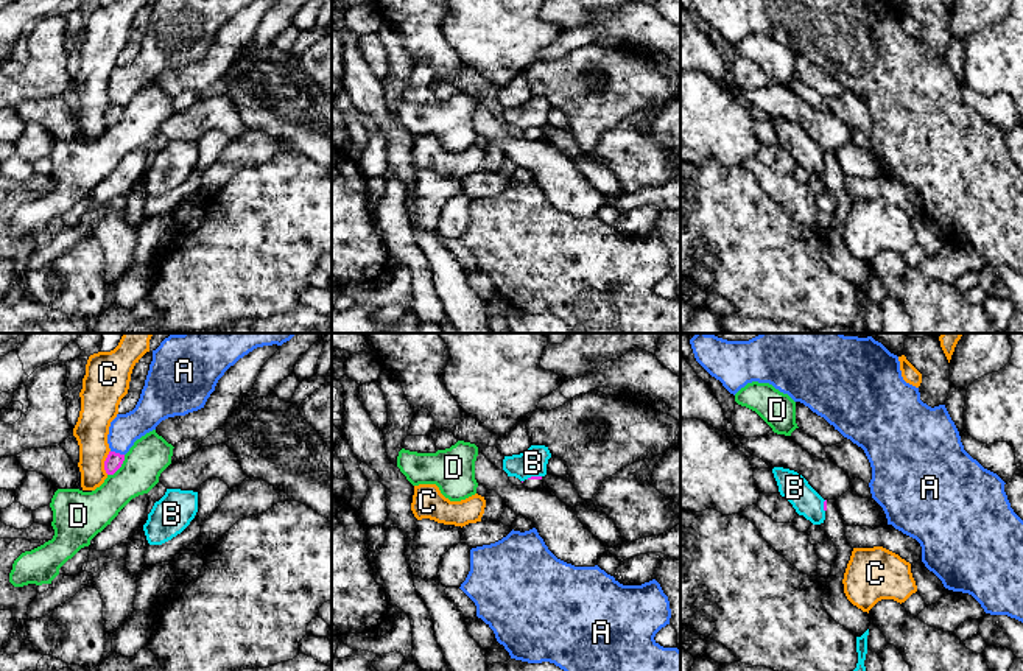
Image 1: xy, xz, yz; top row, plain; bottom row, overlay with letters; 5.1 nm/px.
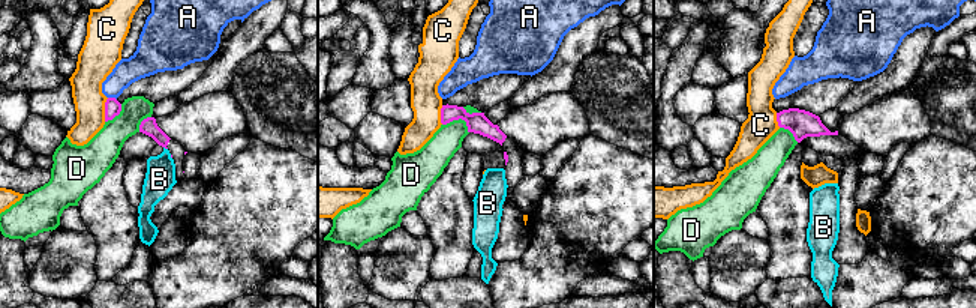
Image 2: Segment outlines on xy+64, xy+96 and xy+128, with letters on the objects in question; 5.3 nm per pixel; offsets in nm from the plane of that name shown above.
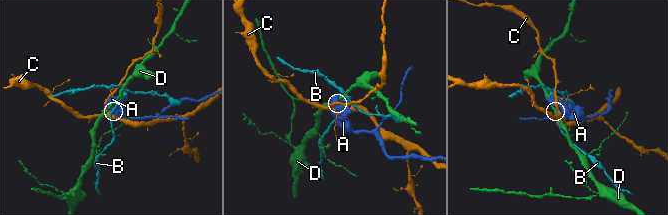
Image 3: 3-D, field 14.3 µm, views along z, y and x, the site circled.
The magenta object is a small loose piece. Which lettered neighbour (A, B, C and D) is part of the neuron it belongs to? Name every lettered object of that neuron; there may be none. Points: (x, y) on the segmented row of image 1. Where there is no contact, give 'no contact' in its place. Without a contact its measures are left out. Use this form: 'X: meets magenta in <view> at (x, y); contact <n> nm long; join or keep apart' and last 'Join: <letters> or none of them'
A: meets magenta in xy at (117, 453); contact 80 nm long; keep apart
B: meets magenta in xz at (533, 477); contact 80 nm long; keep apart
C: meets magenta in xy at (105, 463); contact 130 nm long; keep apart
D: meets magenta in xy at (119, 467); contact 140 nm long; keep apart
Join: none of them

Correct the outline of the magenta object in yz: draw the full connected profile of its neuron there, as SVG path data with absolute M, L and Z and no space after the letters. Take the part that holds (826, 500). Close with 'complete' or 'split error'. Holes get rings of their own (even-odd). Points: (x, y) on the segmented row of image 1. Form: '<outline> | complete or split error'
M836 500L824 501L825 511L825 537L828 537L836 550L838 559L831 565L830 578L822 584L822 604L827 613L855 637L861 637L870 626L870 617L853 606L844 593L844 573L850 560L853 548L845 539L845 525L838 512Z | split error

